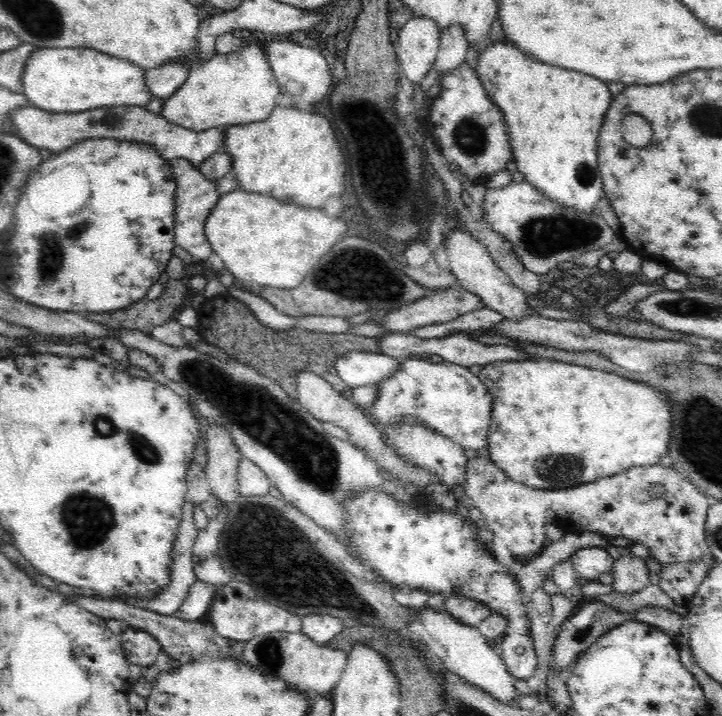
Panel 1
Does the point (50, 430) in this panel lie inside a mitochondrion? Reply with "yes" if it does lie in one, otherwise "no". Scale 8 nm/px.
no

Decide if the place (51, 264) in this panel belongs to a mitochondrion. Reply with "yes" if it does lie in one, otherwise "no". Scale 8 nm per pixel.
yes

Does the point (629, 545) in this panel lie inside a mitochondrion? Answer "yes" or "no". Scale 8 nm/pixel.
no

